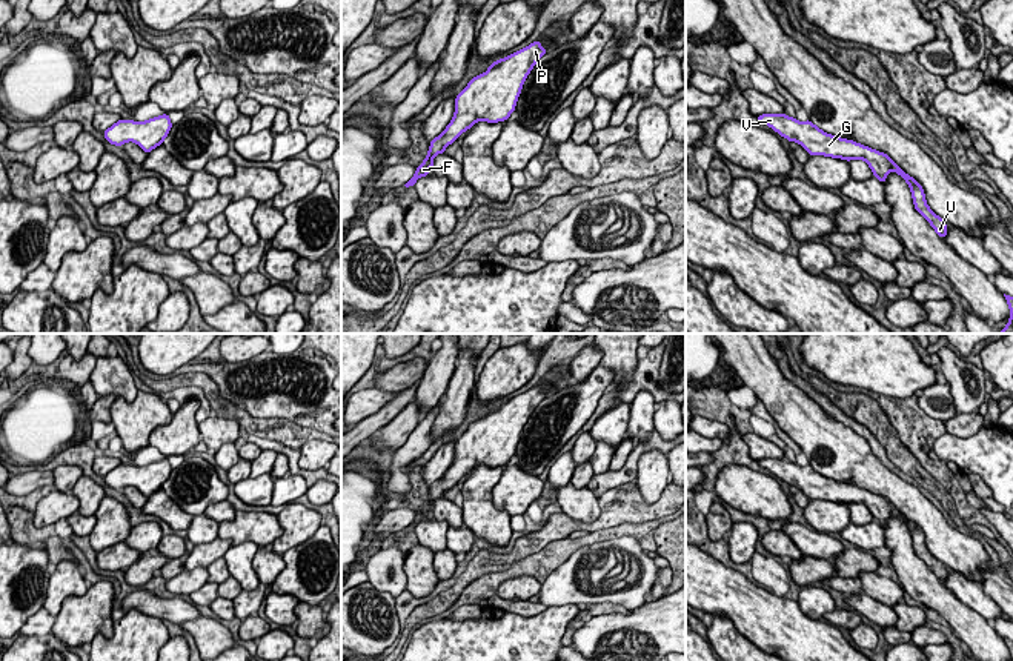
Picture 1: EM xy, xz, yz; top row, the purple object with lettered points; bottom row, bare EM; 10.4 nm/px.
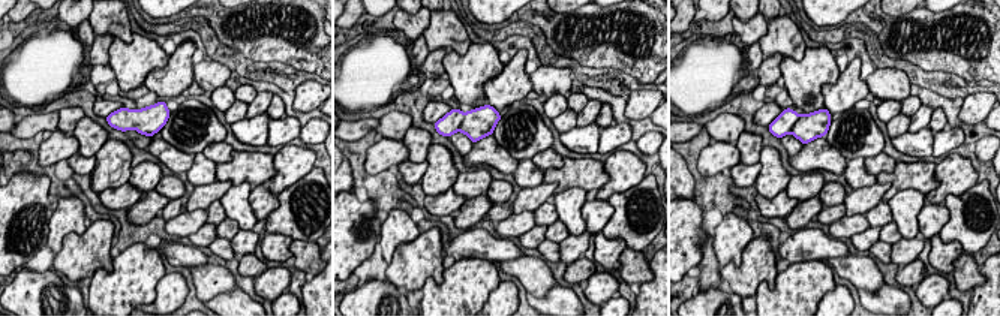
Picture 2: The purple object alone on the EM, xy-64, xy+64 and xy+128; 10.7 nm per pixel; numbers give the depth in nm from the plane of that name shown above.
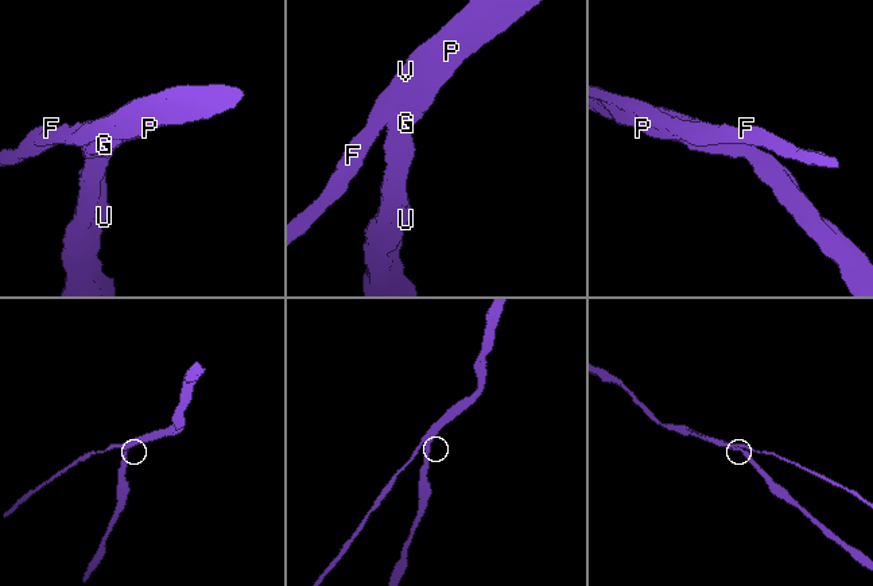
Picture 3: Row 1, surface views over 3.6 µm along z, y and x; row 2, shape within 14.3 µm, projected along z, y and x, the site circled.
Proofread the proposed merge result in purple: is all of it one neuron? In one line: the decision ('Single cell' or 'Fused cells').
Single cell

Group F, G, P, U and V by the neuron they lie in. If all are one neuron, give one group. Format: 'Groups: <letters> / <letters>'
Groups: F G P U V

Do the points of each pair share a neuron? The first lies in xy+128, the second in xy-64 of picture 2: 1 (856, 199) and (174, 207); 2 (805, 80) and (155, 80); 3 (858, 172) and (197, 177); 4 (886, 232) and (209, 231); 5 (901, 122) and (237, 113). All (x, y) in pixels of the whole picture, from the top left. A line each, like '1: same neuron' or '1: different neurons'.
1: different neurons
2: different neurons
3: same neuron
4: different neurons
5: same neuron

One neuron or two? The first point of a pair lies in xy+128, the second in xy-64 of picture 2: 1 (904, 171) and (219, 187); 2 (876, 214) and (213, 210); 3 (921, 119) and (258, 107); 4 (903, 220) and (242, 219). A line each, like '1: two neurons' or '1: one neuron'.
1: two neurons
2: one neuron
3: one neuron
4: one neuron

